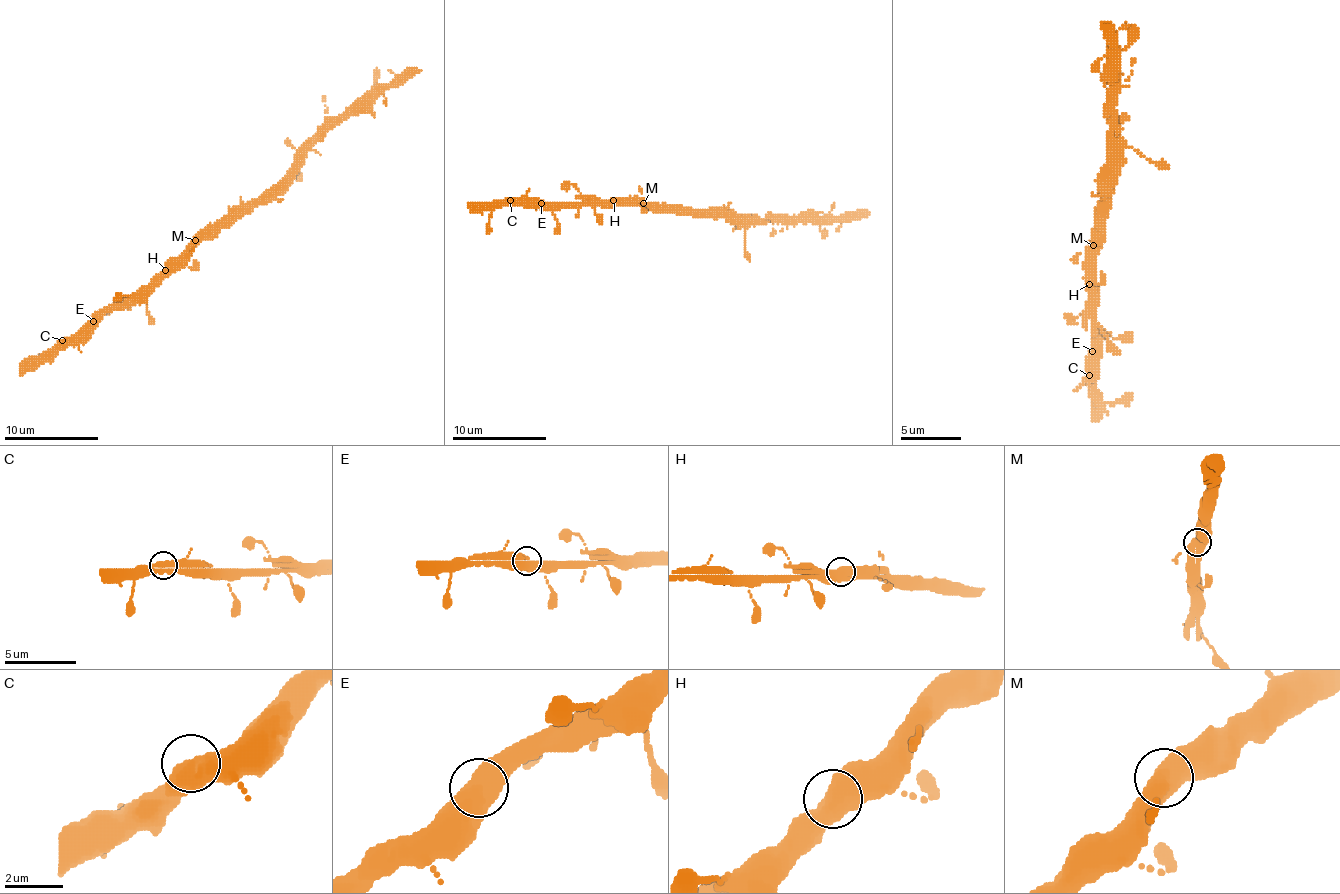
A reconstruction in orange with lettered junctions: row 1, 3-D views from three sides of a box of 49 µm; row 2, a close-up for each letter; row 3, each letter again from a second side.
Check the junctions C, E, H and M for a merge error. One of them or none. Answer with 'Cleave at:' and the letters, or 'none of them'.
Cleave at: none of them

